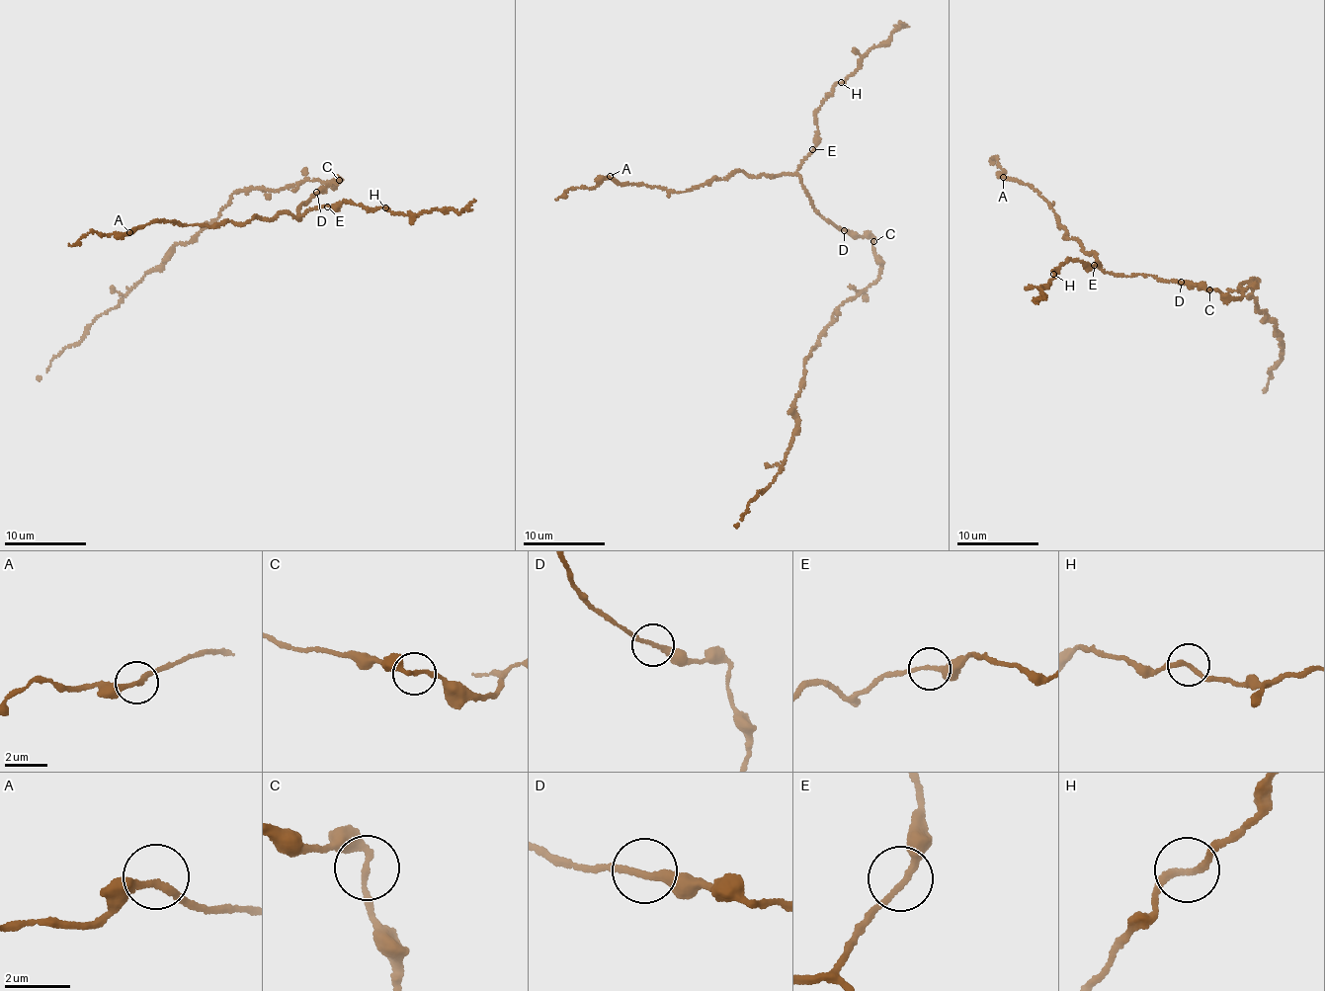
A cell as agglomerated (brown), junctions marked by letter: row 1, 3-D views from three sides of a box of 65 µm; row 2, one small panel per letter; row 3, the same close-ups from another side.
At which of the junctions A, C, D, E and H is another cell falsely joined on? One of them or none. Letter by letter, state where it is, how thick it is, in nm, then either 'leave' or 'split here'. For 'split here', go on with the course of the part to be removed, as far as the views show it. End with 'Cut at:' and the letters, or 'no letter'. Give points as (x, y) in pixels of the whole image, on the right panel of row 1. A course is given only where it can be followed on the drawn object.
A: at (1003, 177); 240 nm thick; leave
C: at (1209, 289); 200 nm thick; leave
D: at (1181, 282); 200 nm thick; leave
E: at (1094, 265); 200 nm thick; leave
H: at (1053, 274); 200 nm thick; leave
Cut at: no letter

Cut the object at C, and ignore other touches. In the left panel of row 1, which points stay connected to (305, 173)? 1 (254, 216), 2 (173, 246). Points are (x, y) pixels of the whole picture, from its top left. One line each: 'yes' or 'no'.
1: no
2: yes

